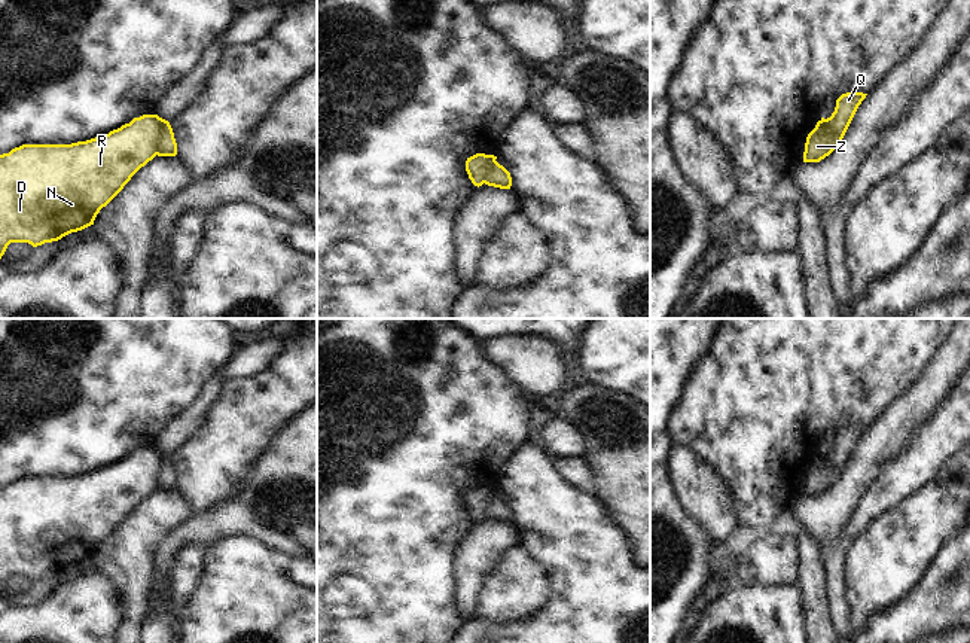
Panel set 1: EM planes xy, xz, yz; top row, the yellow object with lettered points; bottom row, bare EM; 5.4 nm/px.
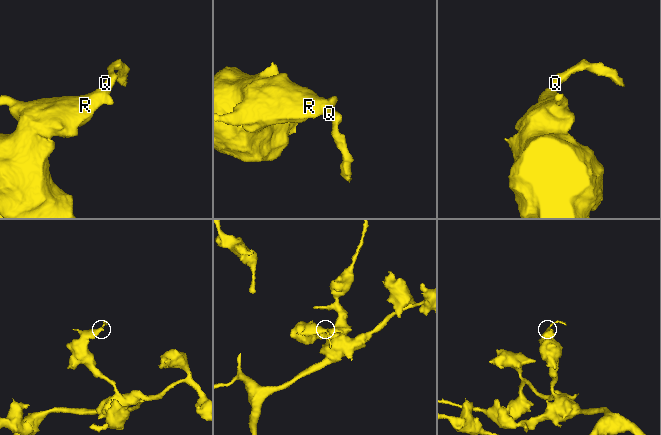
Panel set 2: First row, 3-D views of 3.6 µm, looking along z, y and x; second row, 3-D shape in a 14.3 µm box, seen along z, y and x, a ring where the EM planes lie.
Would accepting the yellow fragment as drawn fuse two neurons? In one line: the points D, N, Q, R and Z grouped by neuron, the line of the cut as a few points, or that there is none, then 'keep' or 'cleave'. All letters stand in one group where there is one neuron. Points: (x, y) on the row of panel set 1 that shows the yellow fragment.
groups D N R / Q Z; cut xy (161, 118), (156, 154); cleave

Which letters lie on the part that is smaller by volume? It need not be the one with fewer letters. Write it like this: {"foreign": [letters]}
{"foreign": ["Q", "Z"]}

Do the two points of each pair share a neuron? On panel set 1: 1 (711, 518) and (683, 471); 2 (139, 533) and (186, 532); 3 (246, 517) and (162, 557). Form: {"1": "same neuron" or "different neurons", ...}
{"1": "same neuron", "2": "different neurons", "3": "same neuron"}

